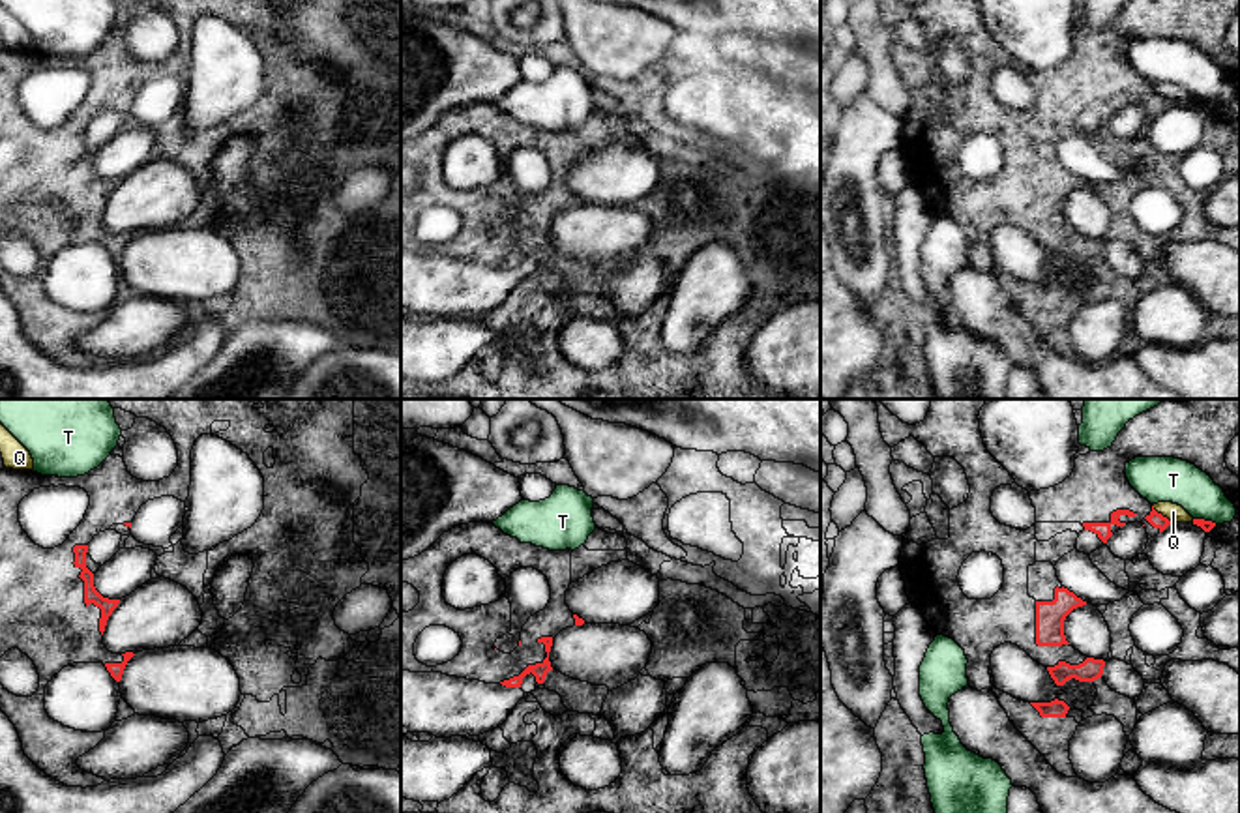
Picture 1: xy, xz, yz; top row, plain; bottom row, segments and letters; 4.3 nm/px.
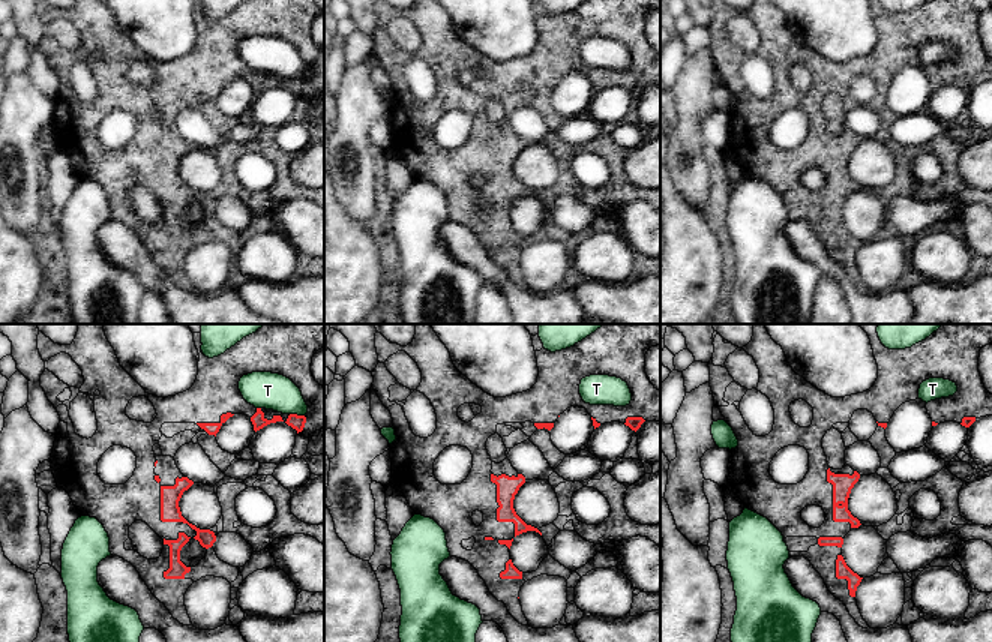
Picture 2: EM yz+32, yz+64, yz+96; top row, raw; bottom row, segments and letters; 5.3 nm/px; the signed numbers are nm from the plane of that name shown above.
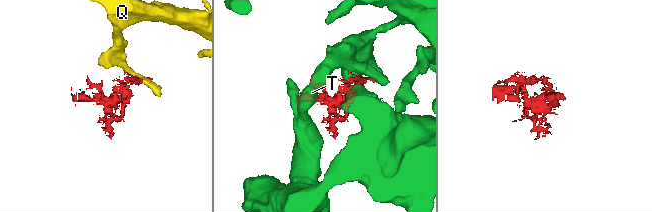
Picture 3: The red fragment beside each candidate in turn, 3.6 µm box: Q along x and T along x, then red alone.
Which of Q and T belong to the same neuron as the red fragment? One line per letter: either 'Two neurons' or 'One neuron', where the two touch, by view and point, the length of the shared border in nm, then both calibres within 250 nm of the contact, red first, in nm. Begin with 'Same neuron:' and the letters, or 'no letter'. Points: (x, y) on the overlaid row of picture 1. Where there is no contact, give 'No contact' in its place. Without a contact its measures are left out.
Same neuron: no letter
Q: Two neurons. Touches red at yz (1160, 514). Shared border 120 nm. Thickness 70 nm (red) against 80 nm
T: Two neurons. Touches red at yz (1203, 519). Shared border 110 nm. Thickness 50 nm (red) against 190 nm

